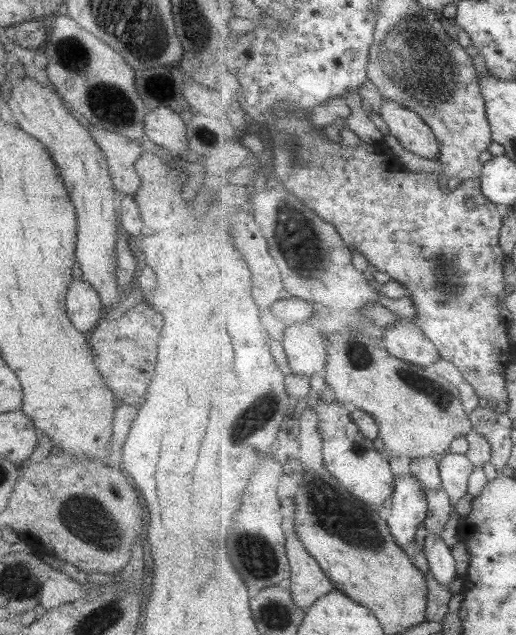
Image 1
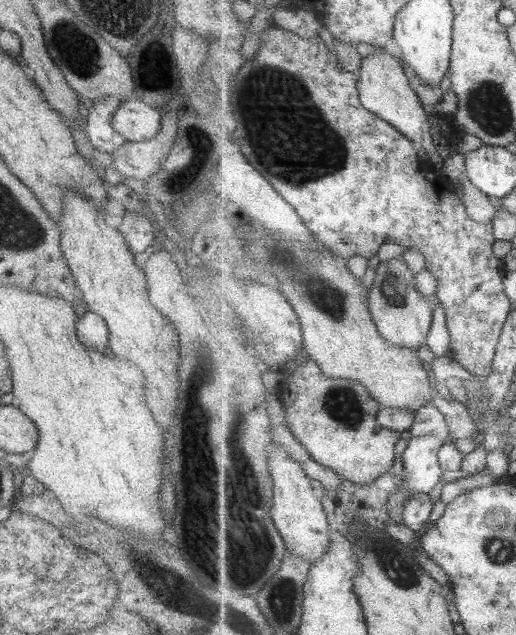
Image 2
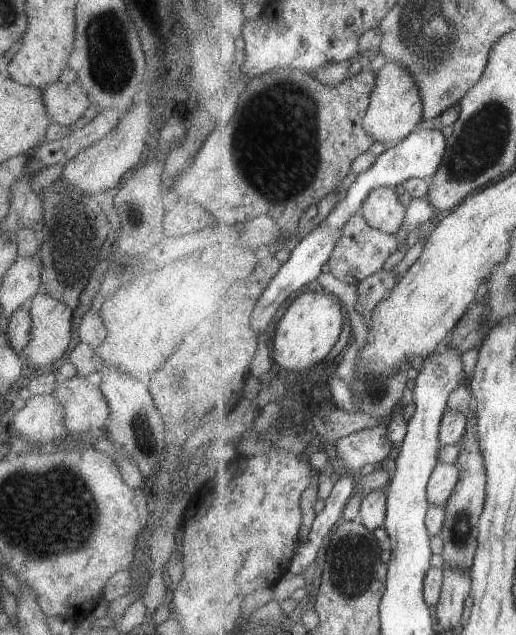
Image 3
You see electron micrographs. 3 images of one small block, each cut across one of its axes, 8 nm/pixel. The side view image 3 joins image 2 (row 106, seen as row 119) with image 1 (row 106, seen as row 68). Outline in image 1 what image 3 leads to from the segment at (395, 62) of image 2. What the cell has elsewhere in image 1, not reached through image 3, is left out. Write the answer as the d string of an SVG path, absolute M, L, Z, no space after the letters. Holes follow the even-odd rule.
M383 98L379 114L406 150L426 159L440 158L440 142L425 119L417 112Z

